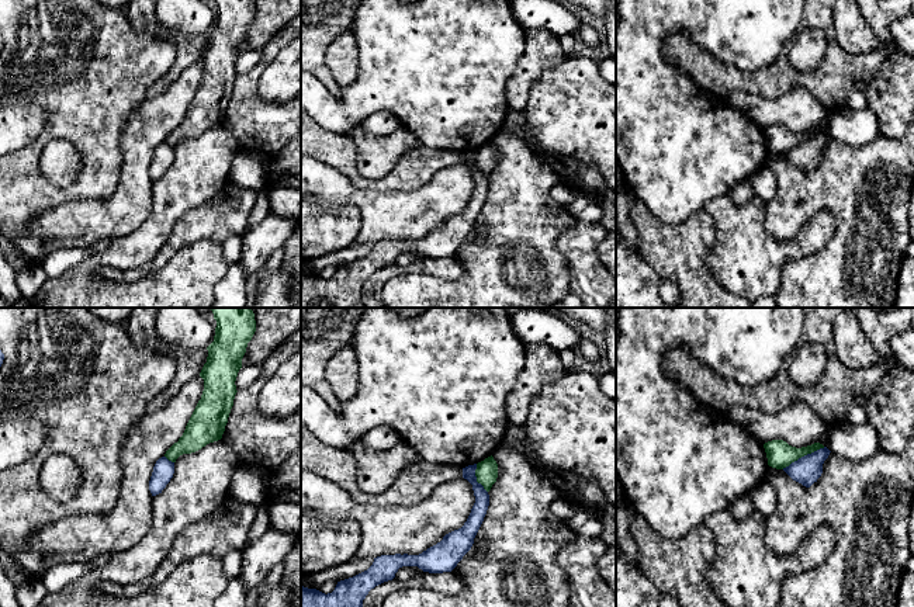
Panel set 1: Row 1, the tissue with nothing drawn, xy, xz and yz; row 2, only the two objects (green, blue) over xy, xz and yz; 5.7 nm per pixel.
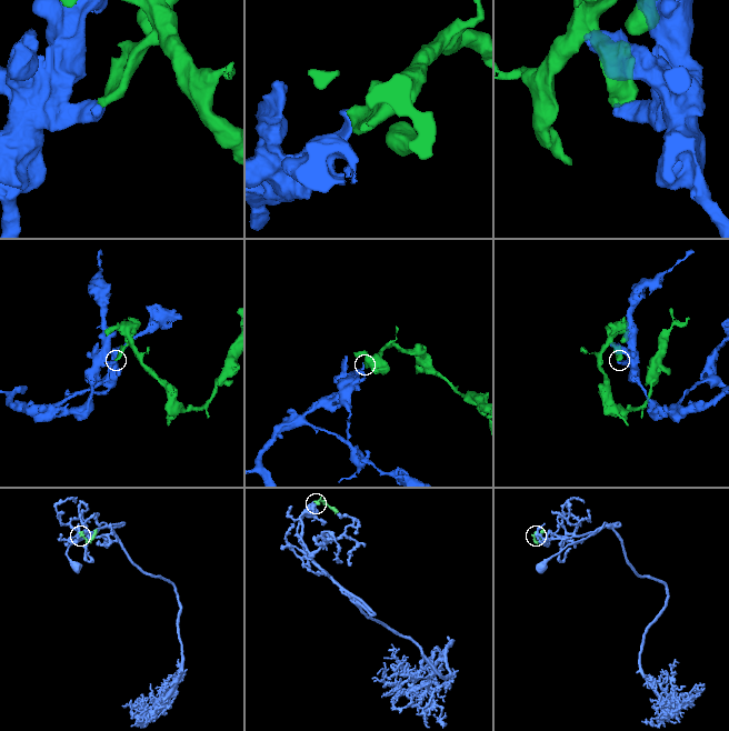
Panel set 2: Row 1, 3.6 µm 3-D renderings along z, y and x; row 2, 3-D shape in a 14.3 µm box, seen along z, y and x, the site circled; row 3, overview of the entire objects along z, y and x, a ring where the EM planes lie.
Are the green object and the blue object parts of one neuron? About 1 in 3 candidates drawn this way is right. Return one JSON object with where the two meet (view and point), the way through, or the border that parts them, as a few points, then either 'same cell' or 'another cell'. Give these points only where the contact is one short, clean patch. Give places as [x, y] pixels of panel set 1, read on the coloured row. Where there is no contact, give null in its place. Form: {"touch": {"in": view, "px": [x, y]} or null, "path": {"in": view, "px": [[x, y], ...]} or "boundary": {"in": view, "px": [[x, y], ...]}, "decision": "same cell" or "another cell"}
{"touch": {"in": "yz", "px": [803, 455]}, "boundary": {"in": "yz", "px": [[824, 447], [807, 453], [782, 468]]}, "decision": "another cell"}

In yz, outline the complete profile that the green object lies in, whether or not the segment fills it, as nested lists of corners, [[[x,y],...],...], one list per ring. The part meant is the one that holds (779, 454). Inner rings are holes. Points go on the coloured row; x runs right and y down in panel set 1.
[[[772,440],[765,443],[764,448],[766,452],[768,465],[776,469],[783,469],[799,458],[811,454],[820,448],[824,448],[824,445],[820,443],[814,443],[807,447],[796,448],[789,445],[783,440]]]

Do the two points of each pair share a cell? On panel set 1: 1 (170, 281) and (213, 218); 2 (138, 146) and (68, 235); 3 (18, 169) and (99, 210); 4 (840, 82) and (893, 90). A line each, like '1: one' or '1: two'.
1: two
2: one
3: two
4: two

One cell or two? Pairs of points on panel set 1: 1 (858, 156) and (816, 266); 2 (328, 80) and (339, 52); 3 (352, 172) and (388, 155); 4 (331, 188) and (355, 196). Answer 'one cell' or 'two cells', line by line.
1: one cell
2: two cells
3: two cells
4: one cell

